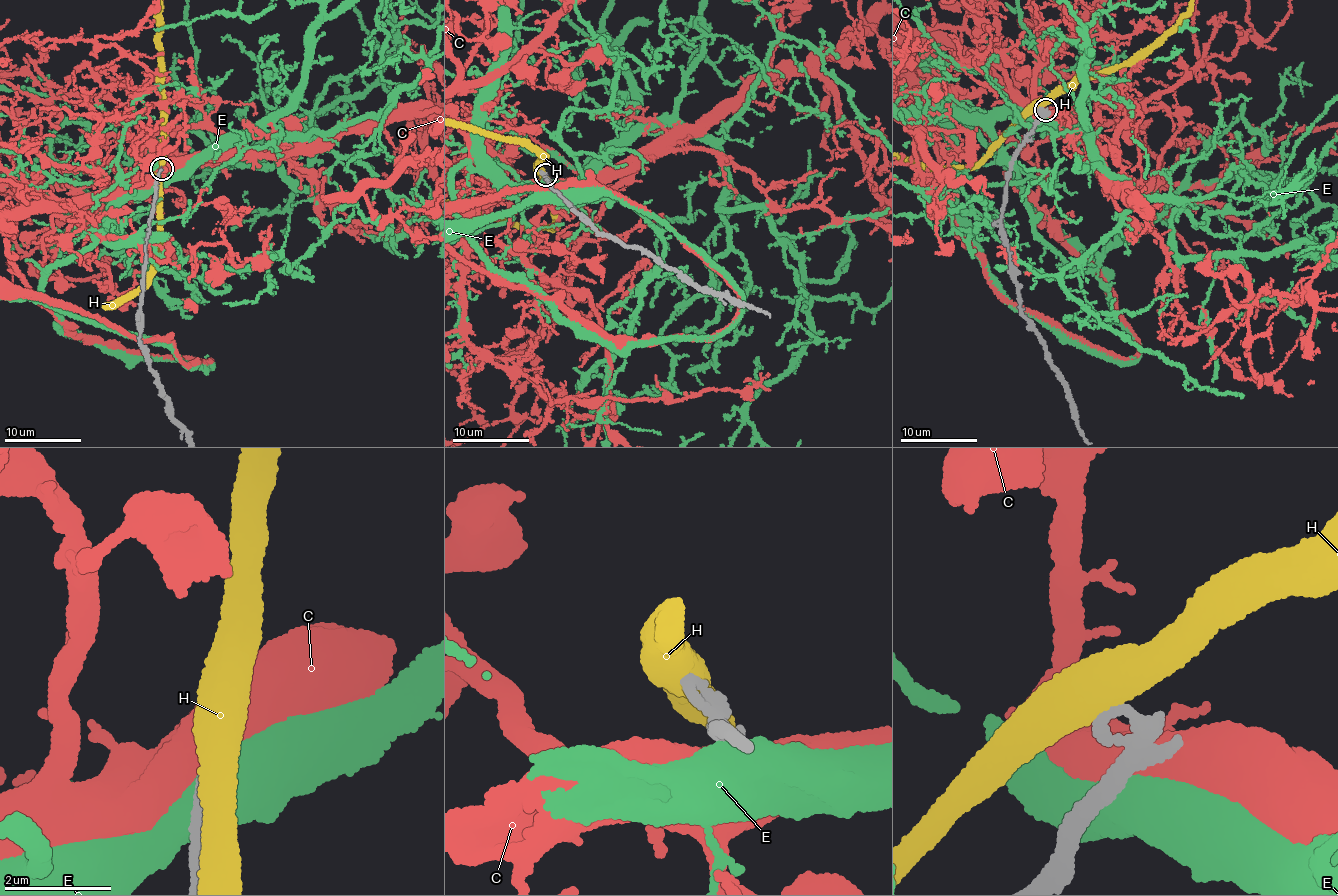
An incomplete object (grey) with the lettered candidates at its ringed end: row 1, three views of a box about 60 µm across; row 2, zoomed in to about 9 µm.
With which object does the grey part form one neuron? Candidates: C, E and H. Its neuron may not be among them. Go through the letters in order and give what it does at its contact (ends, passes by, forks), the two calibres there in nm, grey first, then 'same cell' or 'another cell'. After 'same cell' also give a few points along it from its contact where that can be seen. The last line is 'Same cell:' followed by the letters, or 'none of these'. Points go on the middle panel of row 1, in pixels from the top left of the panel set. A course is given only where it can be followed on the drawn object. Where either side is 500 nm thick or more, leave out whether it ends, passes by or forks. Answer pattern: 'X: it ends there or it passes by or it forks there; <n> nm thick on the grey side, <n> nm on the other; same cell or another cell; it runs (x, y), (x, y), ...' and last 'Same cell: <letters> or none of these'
C: 320 nm thick on the grey side, 850 nm on the other; another cell
E: 320 nm thick on the grey side, 800 nm on the other; another cell
H: 280 nm thick on the grey side, 550 nm on the other; another cell
Same cell: none of these

